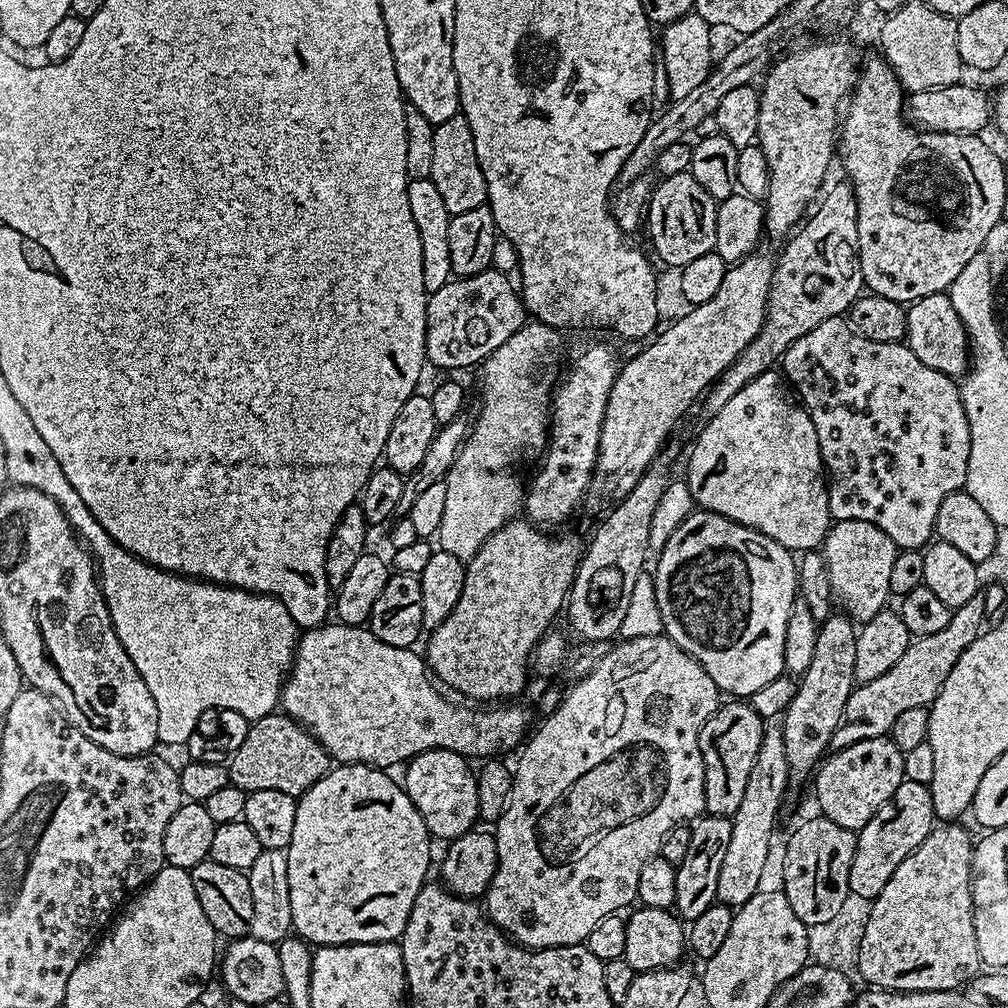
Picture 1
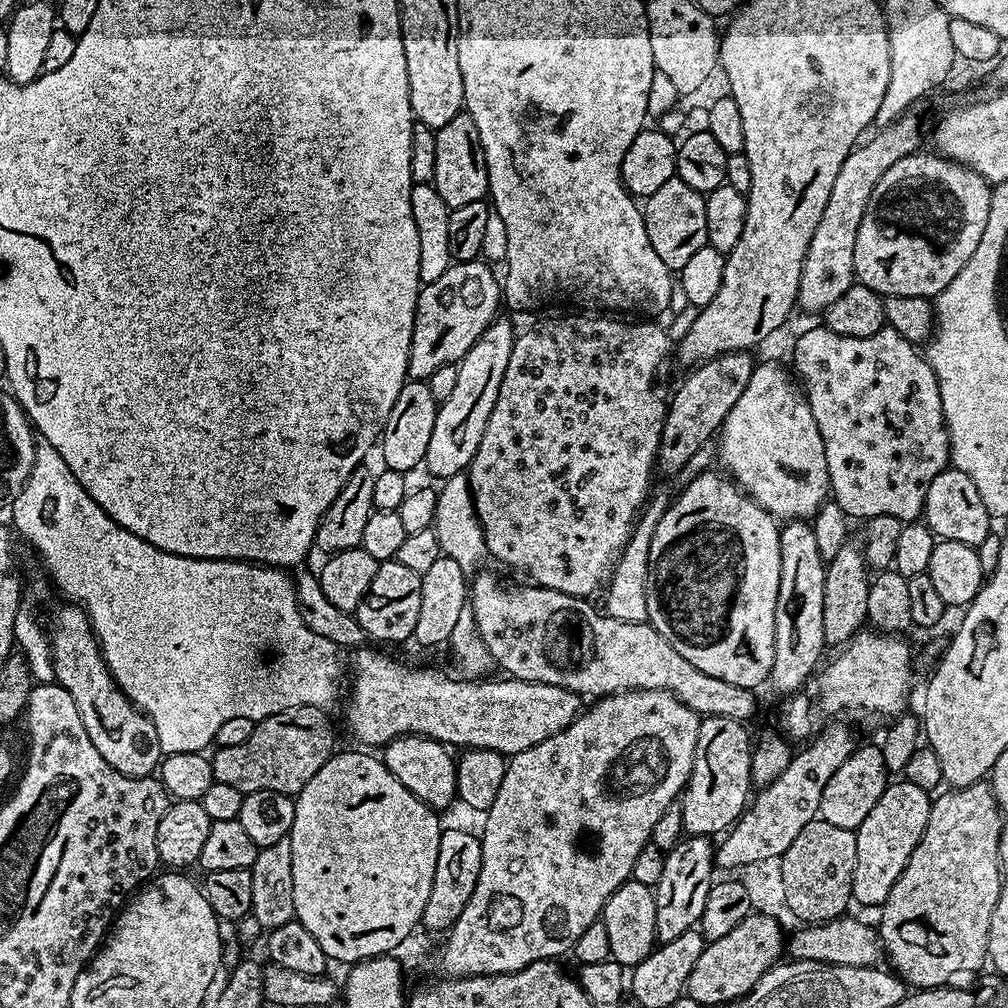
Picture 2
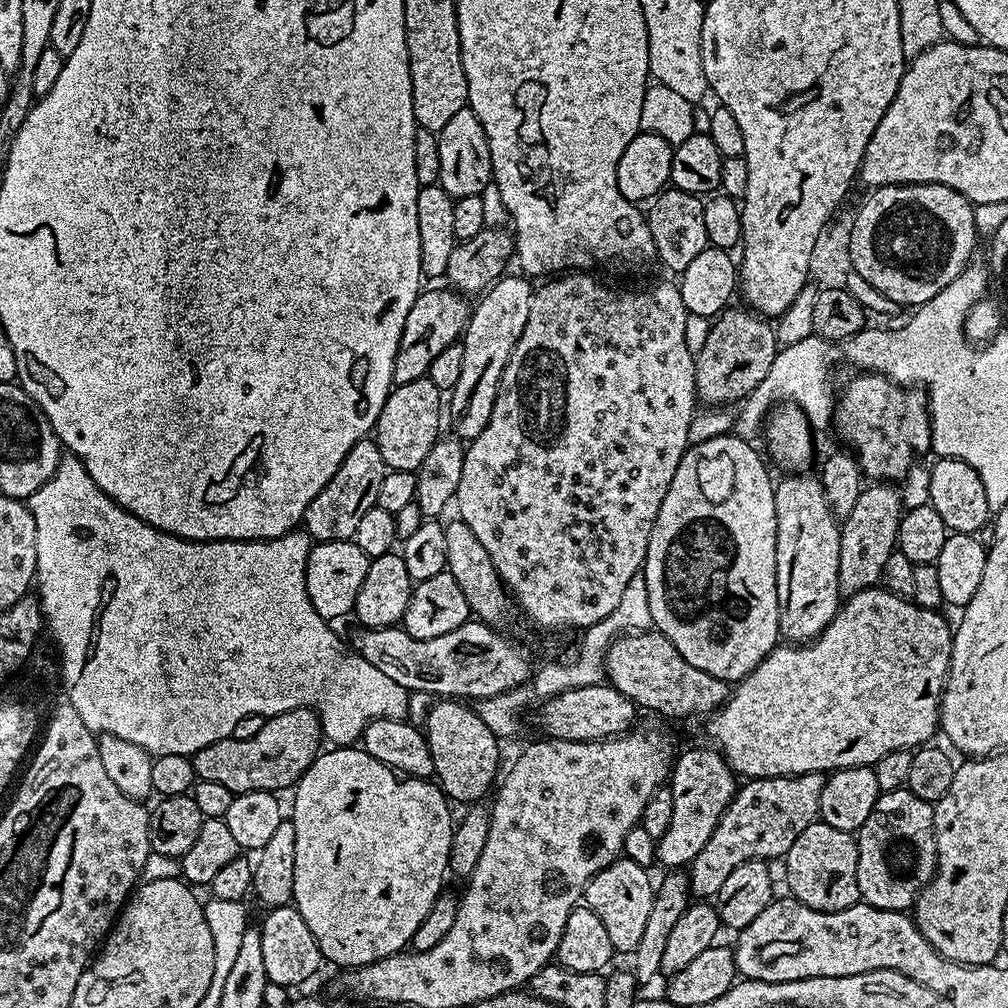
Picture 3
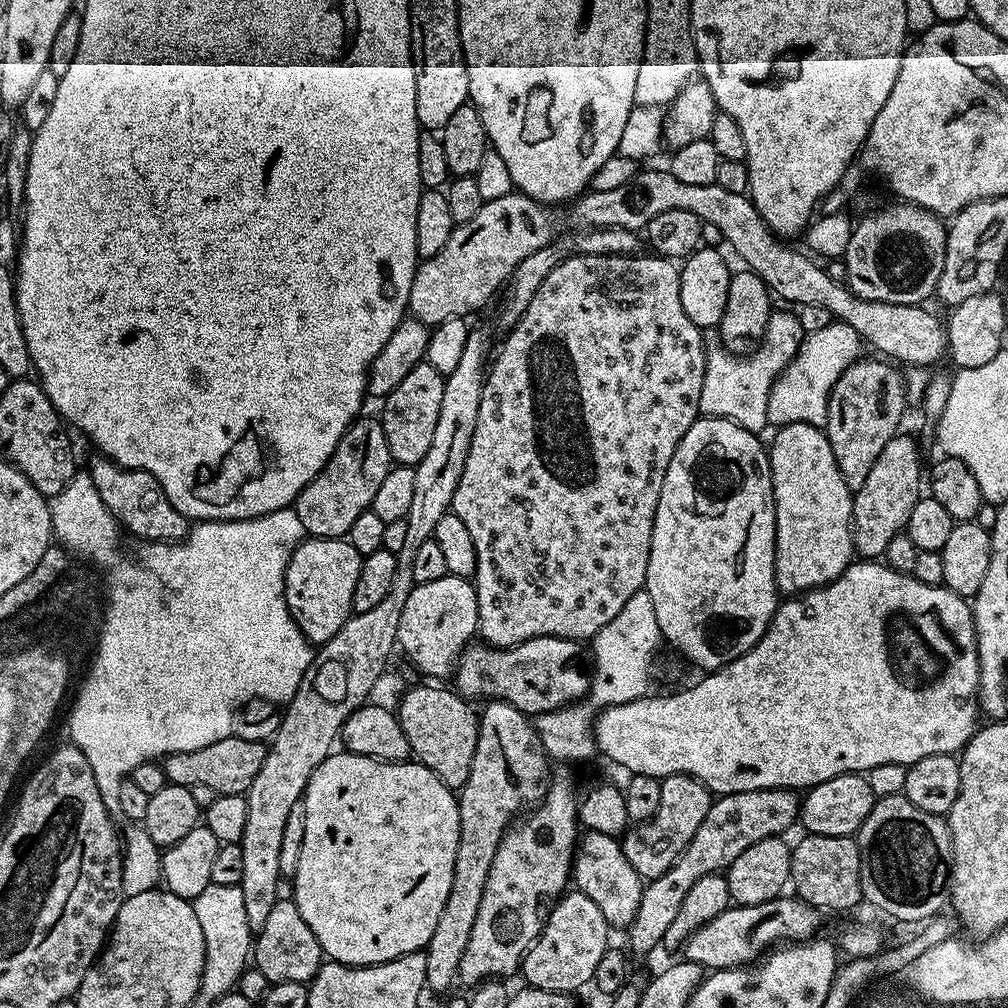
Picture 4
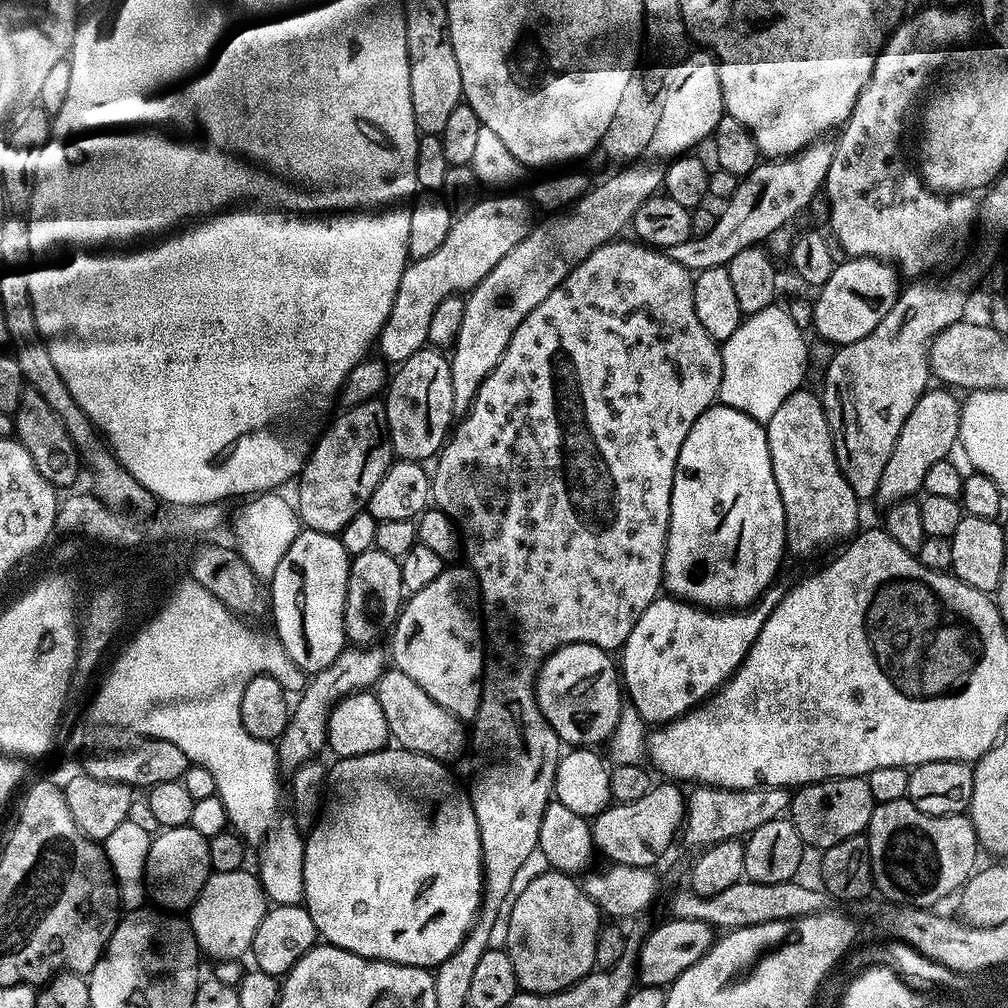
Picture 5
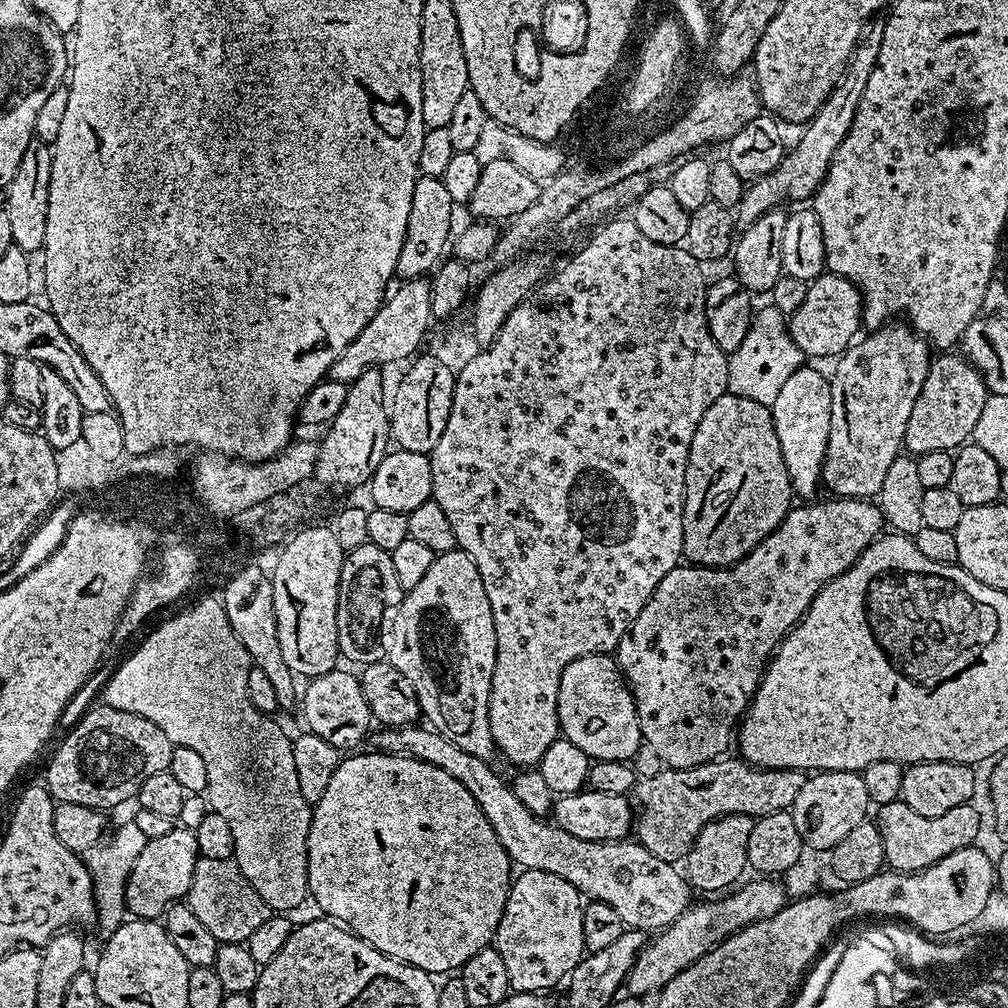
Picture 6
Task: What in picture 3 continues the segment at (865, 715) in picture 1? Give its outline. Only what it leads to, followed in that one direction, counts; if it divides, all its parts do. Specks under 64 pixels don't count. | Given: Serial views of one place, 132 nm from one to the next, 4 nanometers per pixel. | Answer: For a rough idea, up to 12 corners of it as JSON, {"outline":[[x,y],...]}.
{"outline":[[825,773],[748,780],[687,869],[716,897],[742,862],[784,858]]}

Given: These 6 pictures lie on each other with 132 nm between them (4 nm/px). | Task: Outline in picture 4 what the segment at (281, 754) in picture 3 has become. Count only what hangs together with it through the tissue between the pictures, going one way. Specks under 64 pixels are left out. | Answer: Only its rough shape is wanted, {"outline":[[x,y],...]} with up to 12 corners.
{"outline":[[233,734],[171,752],[169,784],[247,793],[268,748]]}

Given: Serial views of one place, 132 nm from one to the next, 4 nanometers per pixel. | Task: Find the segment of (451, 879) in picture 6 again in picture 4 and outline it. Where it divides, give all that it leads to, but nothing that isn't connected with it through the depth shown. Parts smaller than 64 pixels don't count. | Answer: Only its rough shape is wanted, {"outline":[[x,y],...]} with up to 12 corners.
{"outline":[[337,751],[304,791],[294,877],[321,953],[427,949],[458,796]]}

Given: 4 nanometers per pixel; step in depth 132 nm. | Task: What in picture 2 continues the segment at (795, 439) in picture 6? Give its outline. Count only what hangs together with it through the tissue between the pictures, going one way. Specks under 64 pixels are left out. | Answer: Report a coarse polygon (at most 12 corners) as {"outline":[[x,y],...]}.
{"outline":[[811,523],[780,528],[774,666],[796,694],[821,667],[826,562]]}

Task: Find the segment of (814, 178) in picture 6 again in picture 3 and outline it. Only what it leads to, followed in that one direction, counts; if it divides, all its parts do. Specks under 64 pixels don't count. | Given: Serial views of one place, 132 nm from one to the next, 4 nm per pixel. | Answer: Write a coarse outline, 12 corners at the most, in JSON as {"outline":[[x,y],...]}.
{"outline":[[529,279],[479,297],[450,391],[453,433],[489,424],[506,362],[529,317]]}

